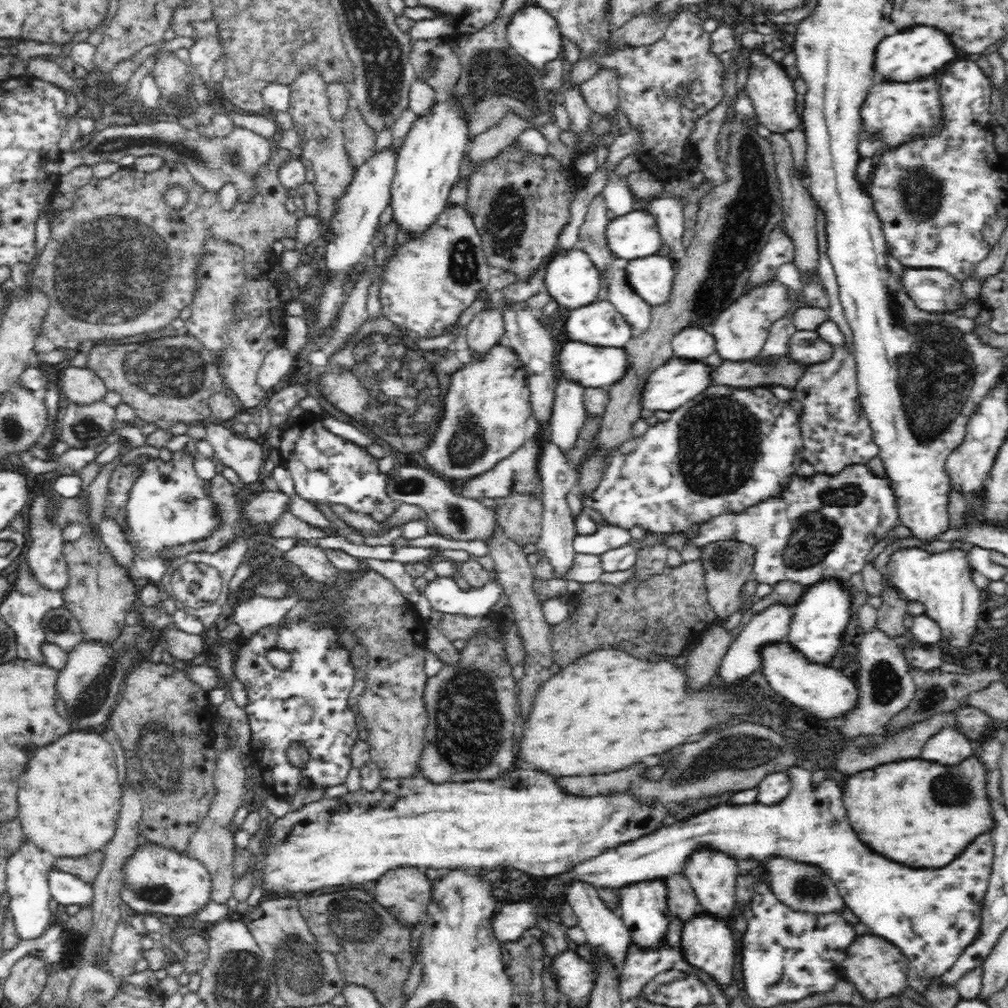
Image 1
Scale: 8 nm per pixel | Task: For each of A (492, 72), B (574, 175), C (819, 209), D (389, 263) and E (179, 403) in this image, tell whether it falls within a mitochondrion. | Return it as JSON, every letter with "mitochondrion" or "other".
{"A":"mitochondrion","B":"other","C":"other","D":"other","E":"mitochondrion"}

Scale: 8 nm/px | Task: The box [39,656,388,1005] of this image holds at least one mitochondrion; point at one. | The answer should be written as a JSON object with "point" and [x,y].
{"point":[169,758]}

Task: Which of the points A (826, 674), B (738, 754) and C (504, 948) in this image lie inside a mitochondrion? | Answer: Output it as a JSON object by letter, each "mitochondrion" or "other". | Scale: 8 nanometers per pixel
{"A":"other","B":"mitochondrion","C":"other"}

